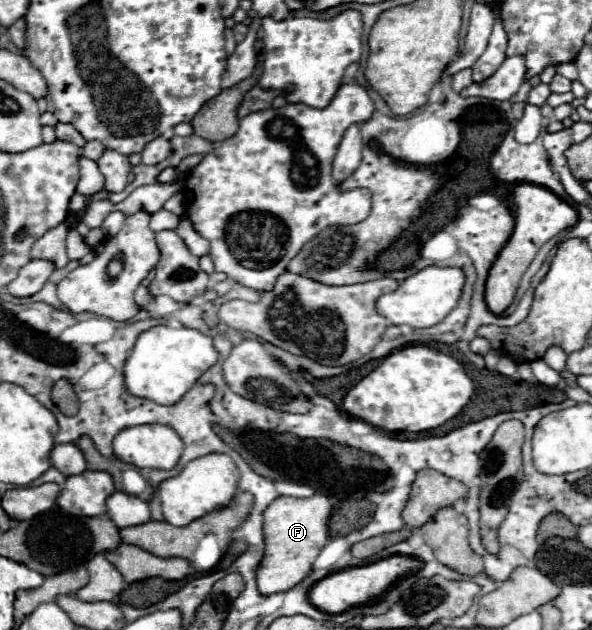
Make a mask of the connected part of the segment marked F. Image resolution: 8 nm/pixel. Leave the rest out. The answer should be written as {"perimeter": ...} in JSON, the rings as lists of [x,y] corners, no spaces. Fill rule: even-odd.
{"perimeter":[[[314,494],[310,498],[280,496],[268,506],[268,510],[264,510],[264,558],[256,570],[260,594],[268,596],[286,592],[308,576],[316,556],[328,542],[330,510],[332,504],[324,494]]]}

